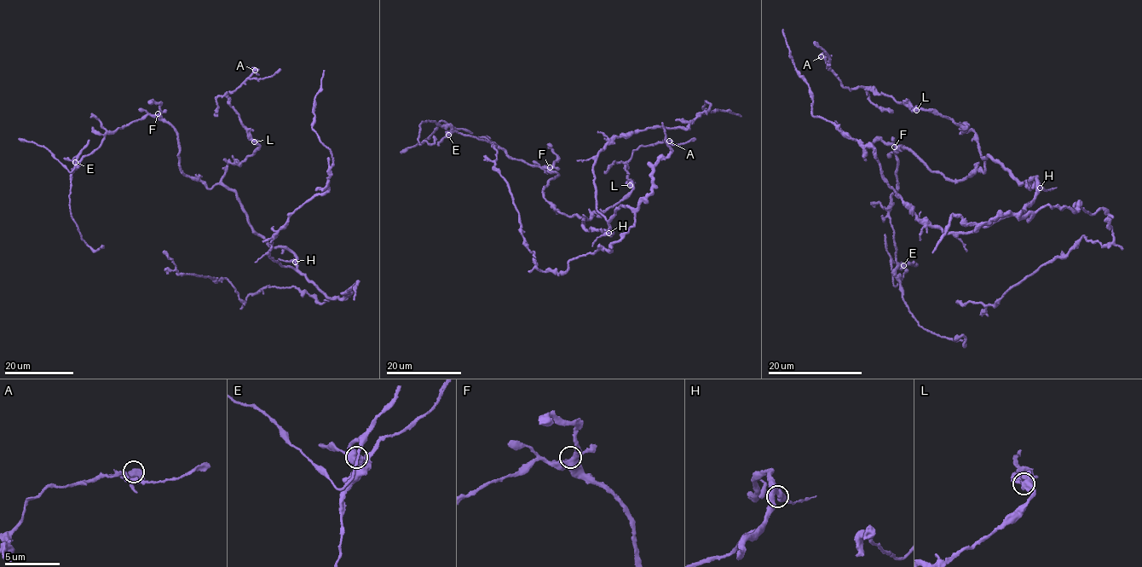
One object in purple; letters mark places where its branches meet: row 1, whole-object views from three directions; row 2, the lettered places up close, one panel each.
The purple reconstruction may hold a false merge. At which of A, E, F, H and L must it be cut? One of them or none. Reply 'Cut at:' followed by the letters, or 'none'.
Cut at: E

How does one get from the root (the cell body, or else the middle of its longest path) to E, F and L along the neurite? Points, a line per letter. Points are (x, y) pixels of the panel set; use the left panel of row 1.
E: (261, 236), (233, 191), (184, 174), (175, 129), (160, 118), (145, 115), (109, 132), (75, 163)
F: (261, 236), (254, 231), (233, 191), (218, 183), (208, 188), (184, 174), (177, 156), (175, 129), (158, 113)
L: (261, 236), (254, 231), (237, 194), (222, 182), (229, 163), (242, 162), (259, 147), (254, 141)

